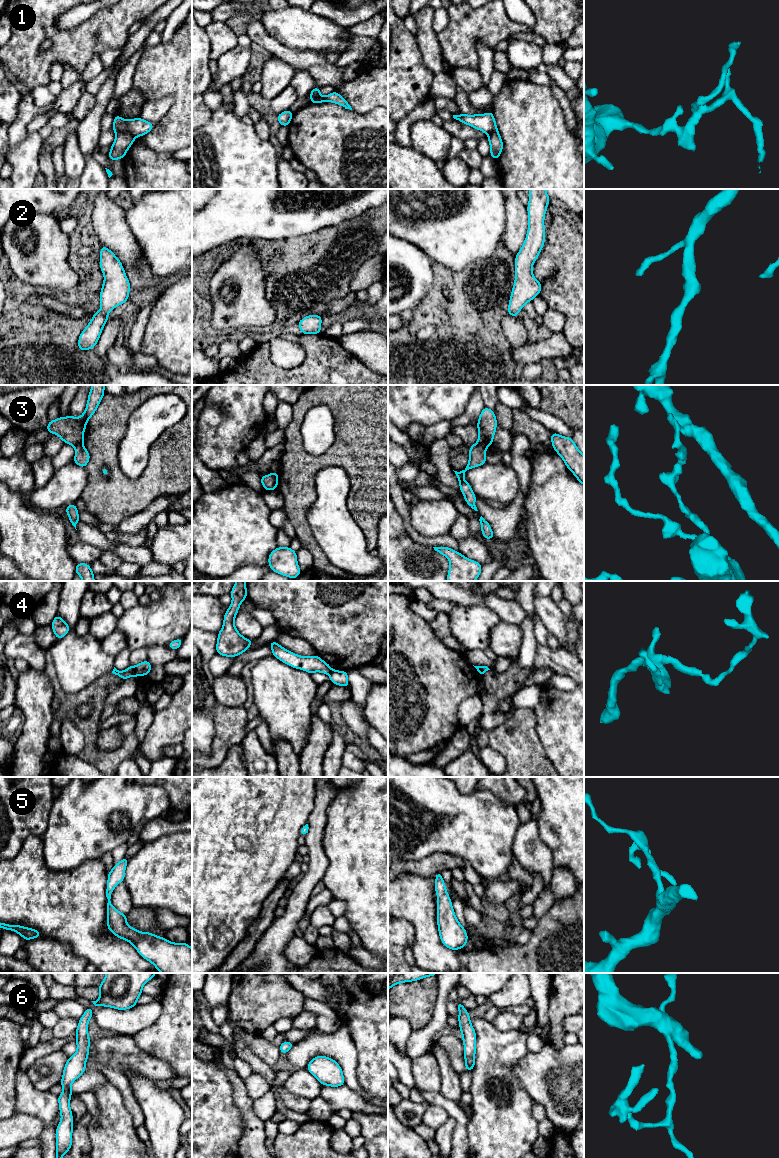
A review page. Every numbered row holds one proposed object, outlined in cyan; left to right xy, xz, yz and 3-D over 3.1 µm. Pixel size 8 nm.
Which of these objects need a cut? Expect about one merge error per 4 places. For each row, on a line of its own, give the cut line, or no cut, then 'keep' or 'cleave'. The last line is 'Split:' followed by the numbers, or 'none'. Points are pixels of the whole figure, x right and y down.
1: xy (115, 132), (128, 131), (134, 137) | cleave
2: no cut | keep
3: xy (82, 442), (74, 446) | cleave
4: xy (134, 667), (135, 675) | cleave
5: no cut | keep
6: no cut | keep
Split: 1, 3, 4

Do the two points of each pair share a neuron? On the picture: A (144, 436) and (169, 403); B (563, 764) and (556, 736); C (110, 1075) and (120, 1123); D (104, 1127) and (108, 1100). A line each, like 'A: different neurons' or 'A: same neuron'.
A: same neuron
B: same neuron
C: different neurons
D: same neuron

